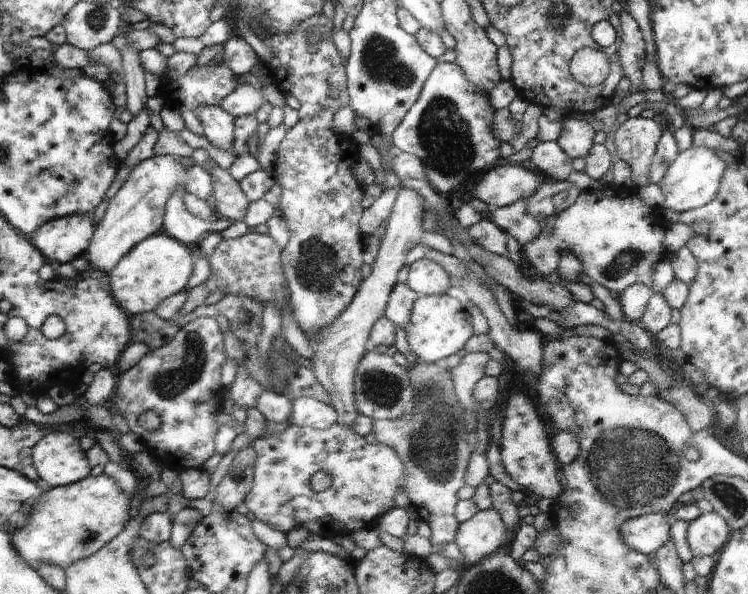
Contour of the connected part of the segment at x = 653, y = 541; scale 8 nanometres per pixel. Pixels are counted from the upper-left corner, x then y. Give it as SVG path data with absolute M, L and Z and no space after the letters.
M661 513L628 520L621 525L625 544L643 555L657 552L667 541L671 541L670 523Z

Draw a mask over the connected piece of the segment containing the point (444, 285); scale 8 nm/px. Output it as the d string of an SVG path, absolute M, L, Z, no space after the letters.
M425 257L410 264L406 285L420 295L444 295L450 286L450 276Z

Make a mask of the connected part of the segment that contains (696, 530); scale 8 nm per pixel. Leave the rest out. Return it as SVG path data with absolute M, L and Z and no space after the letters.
M701 514L689 523L687 544L695 557L712 557L726 542L732 531L718 514Z

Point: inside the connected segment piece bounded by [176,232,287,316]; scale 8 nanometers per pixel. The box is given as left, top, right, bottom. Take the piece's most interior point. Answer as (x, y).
(250, 266)

